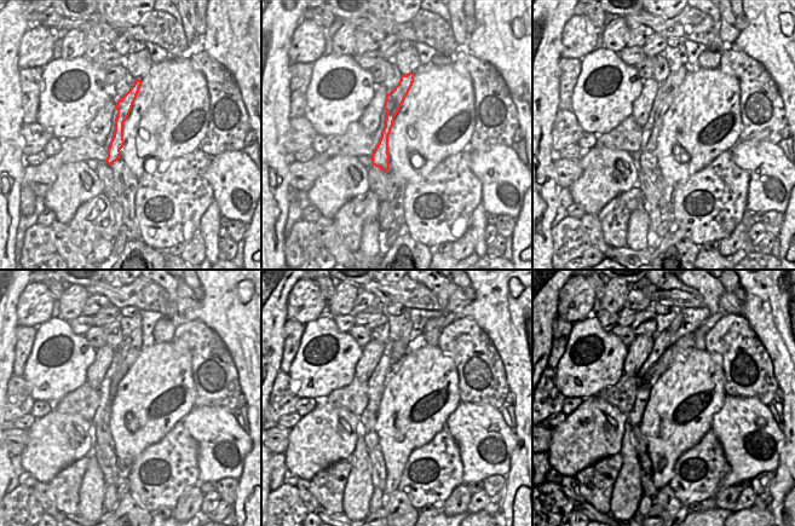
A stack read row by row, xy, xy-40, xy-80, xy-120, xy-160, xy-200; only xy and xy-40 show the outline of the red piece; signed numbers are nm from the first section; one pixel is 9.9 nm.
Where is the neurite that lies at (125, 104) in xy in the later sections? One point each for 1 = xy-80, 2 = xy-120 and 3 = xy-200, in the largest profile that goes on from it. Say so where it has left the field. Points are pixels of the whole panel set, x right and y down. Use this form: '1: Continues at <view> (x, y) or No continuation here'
1: Continues at xy-80 (668, 90)
2: Continues at xy-120 (131, 347)
3: Continues at xy-200 (639, 443).

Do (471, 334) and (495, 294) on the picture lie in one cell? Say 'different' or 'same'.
different

